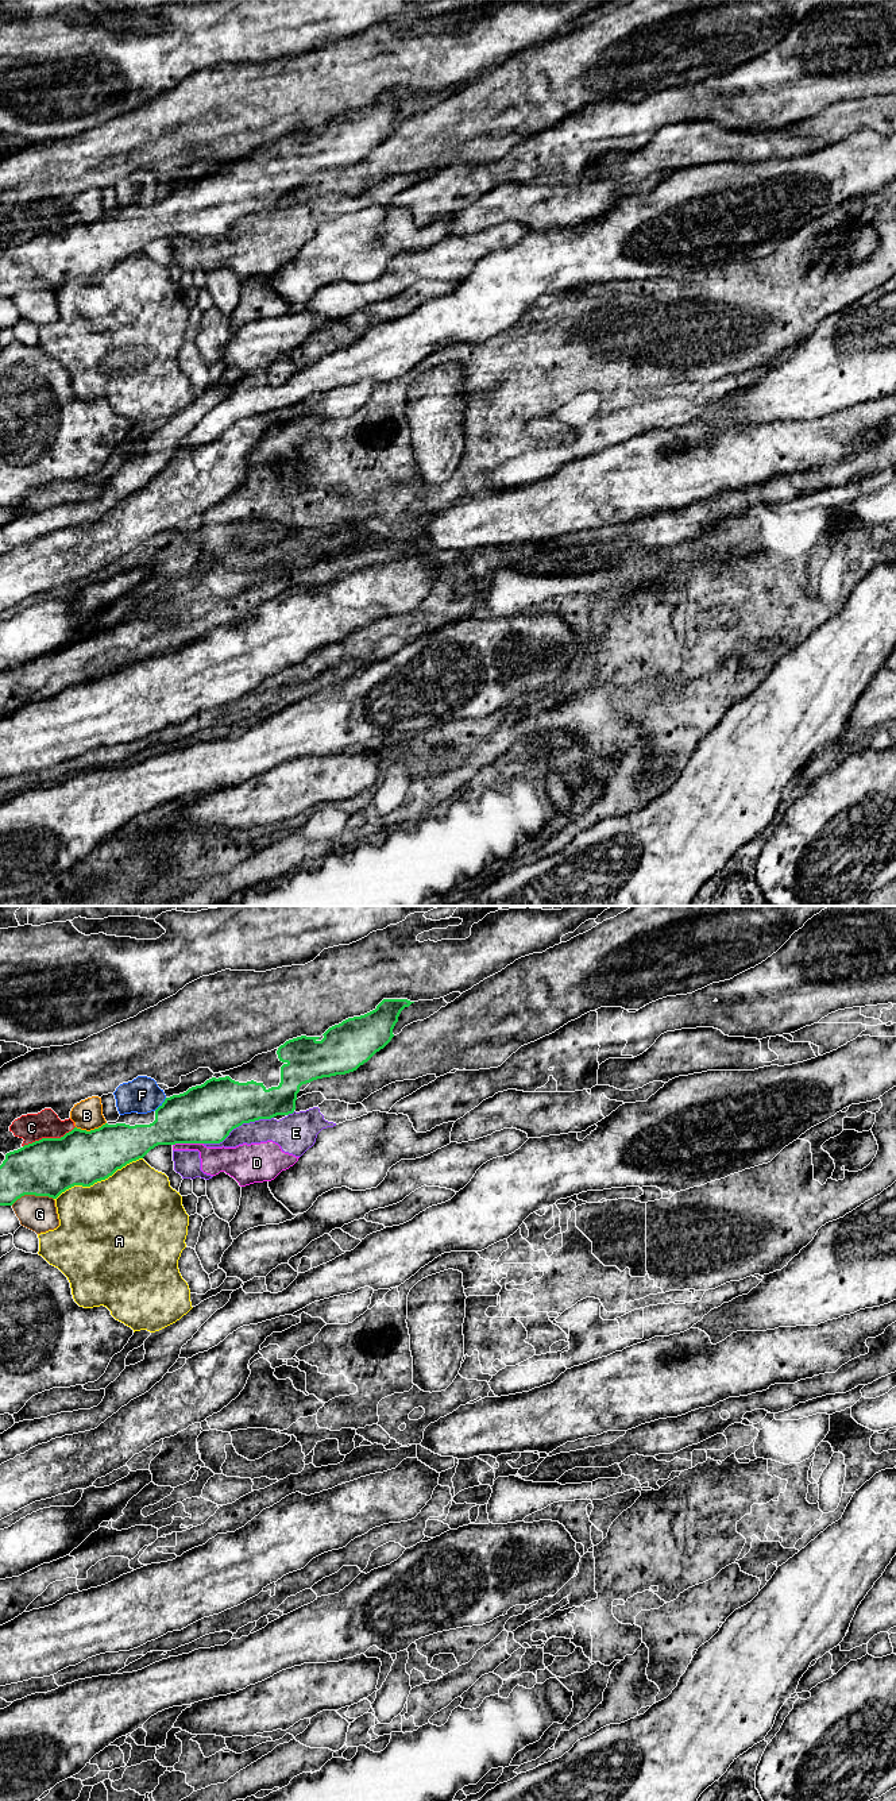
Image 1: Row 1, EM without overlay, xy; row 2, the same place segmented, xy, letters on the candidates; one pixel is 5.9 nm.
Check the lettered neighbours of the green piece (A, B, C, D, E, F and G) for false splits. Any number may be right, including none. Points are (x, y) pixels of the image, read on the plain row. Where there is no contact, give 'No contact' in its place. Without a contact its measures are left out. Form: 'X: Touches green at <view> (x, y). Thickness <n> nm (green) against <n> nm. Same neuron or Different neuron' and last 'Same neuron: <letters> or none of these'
A: Touches green at xy (97, 273). Thickness 320 nm (green) against 480 nm. Different neuron
B: Touches green at xy (91, 223). Thickness 320 nm (green) against 180 nm. Different neuron
C: Touches green at xy (49, 231). Thickness 340 nm (green) against 170 nm. Different neuron
D: Touches green at xy (188, 235). Thickness 360 nm (green) against 160 nm. Different neuron
E: Touches green at xy (238, 219). Thickness 360 nm (green) against 140 nm. Different neuron
F: Touches green at xy (159, 199). Thickness 340 nm (green) against 220 nm. Different neuron
G: Touches green at xy (31, 286). Thickness 340 nm (green) against 200 nm. Different neuron
Same neuron: none of these

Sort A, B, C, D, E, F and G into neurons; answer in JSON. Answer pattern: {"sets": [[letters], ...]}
{"sets": [["A"], ["B"], ["C"], ["D", "E"], ["F"], ["G"]]}

